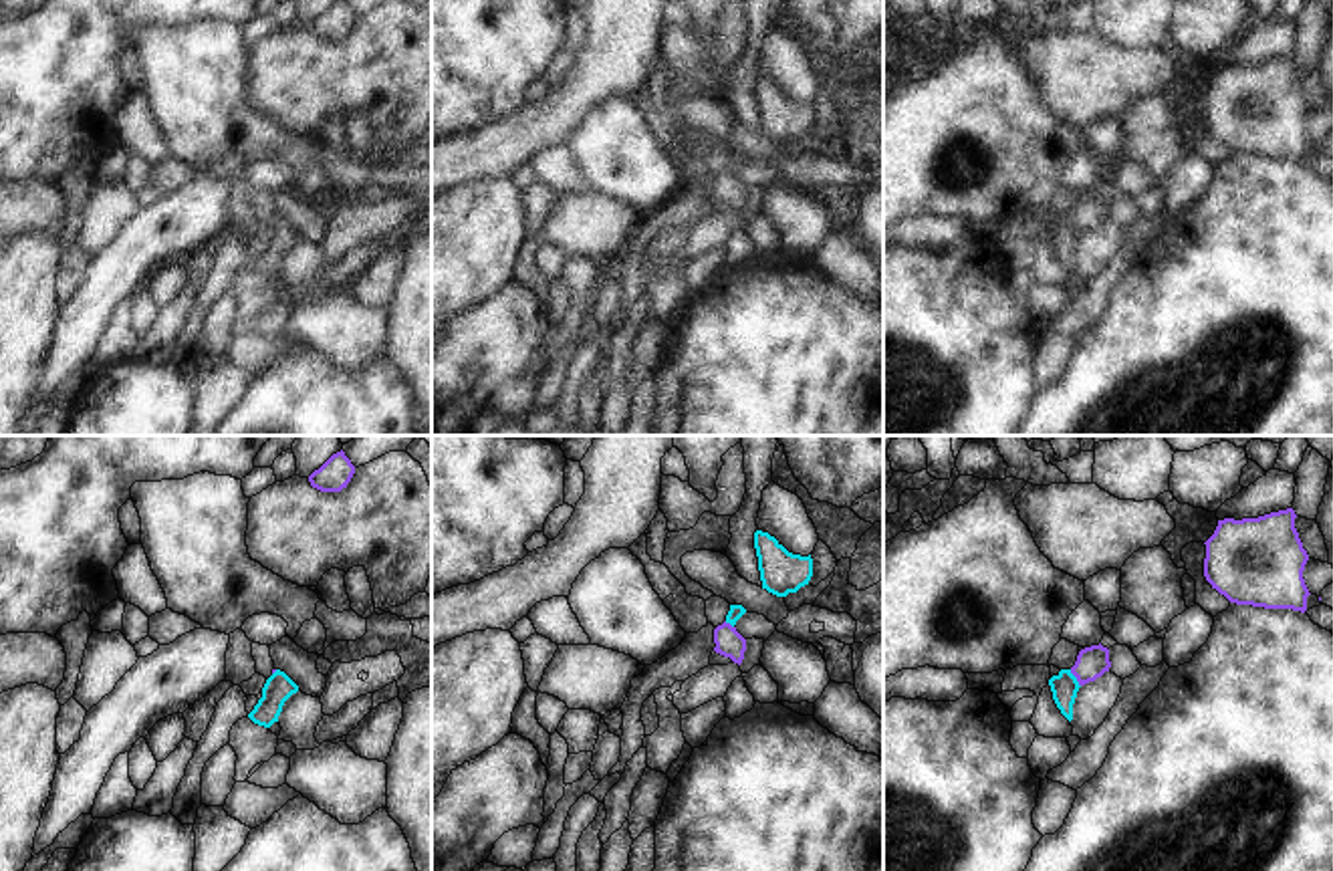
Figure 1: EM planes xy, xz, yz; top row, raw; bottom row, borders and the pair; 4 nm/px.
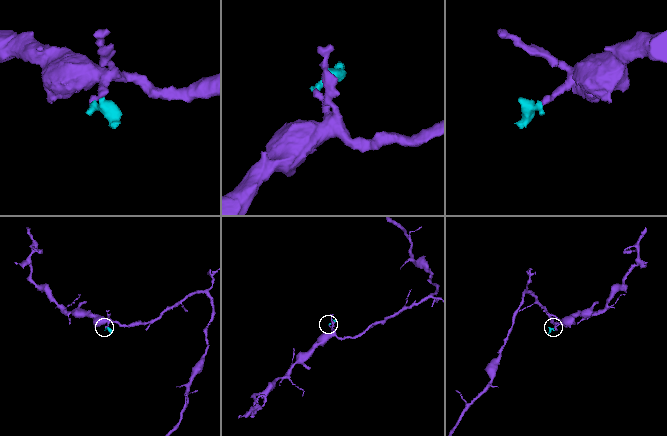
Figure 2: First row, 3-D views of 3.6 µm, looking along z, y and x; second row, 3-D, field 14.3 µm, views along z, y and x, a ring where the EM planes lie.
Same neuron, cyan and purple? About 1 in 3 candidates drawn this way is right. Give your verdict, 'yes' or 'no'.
no

